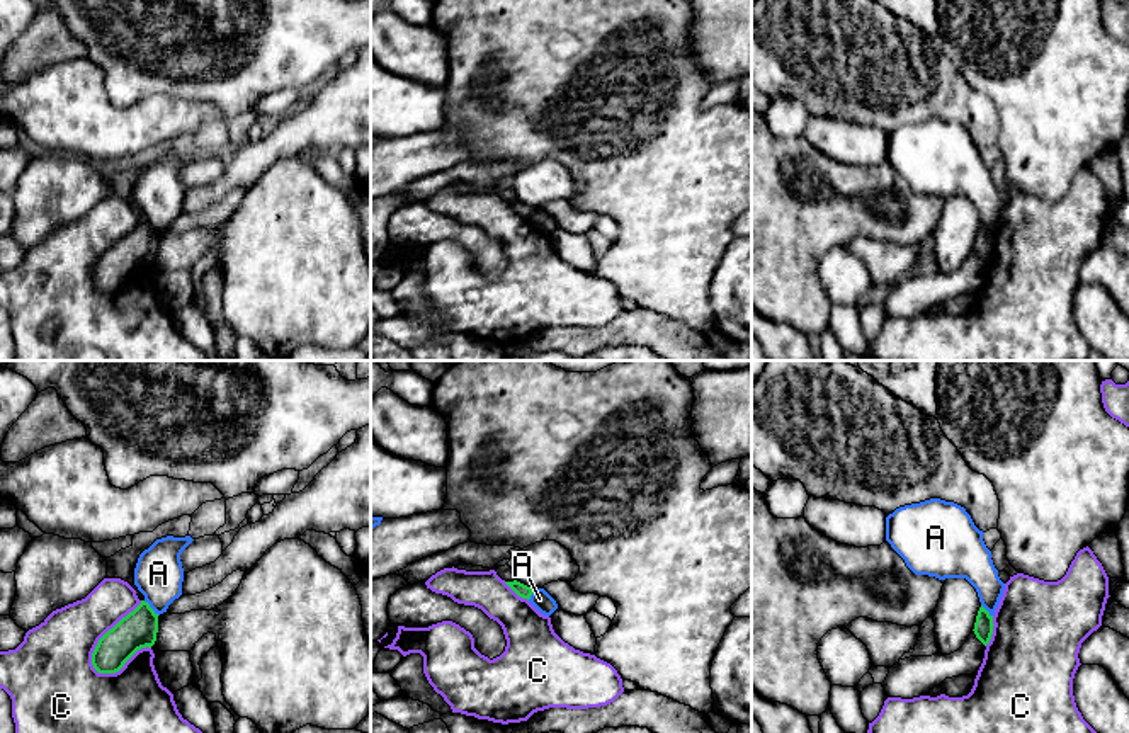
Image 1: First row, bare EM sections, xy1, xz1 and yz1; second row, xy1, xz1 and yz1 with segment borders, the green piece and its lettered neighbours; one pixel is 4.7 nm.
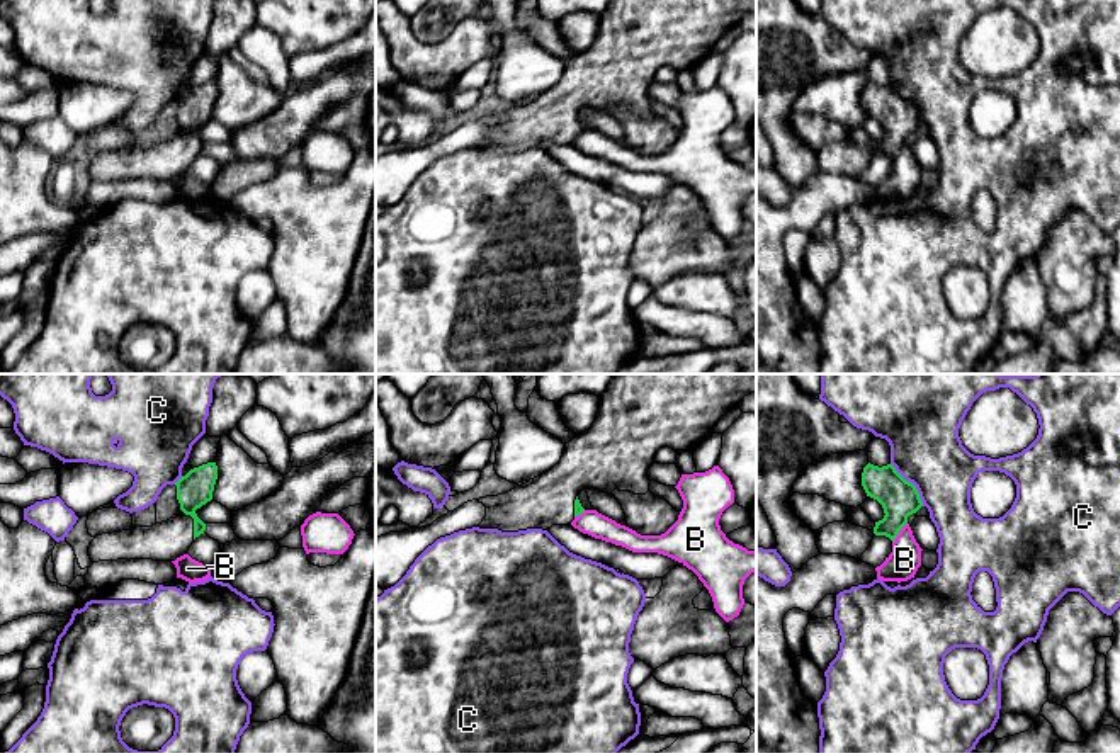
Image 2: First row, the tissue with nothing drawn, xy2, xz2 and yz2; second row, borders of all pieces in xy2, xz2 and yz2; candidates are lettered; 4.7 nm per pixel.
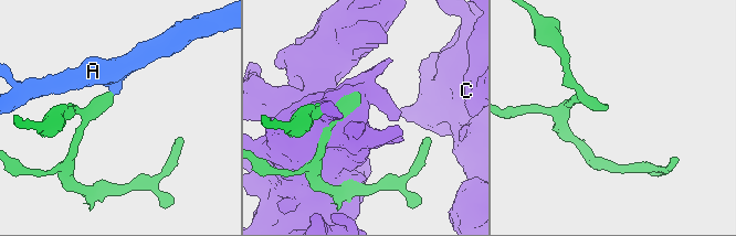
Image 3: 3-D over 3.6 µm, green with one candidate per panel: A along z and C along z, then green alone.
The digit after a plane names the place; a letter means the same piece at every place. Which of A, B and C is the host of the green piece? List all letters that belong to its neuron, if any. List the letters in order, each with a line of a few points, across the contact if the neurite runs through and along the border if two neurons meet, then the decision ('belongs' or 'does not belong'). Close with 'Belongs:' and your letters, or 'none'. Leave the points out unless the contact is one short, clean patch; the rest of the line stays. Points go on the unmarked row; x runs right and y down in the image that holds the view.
A: line xy1 (143, 220), (158, 233); does not belong
B: does not belong
C: does not belong
Belongs: none

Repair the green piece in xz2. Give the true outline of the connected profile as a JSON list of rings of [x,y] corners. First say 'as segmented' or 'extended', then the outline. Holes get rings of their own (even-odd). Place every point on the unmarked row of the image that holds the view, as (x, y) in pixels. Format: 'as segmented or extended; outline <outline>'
extended; outline [[[610,0],[600,15],[595,41],[566,63],[552,88],[508,112],[478,119],[486,126],[486,136],[478,146],[518,151],[571,144],[585,131],[578,119],[585,107],[608,114],[614,109],[646,114],[651,102],[648,88],[661,66],[692,70],[751,12],[756,12],[756,0]]]

